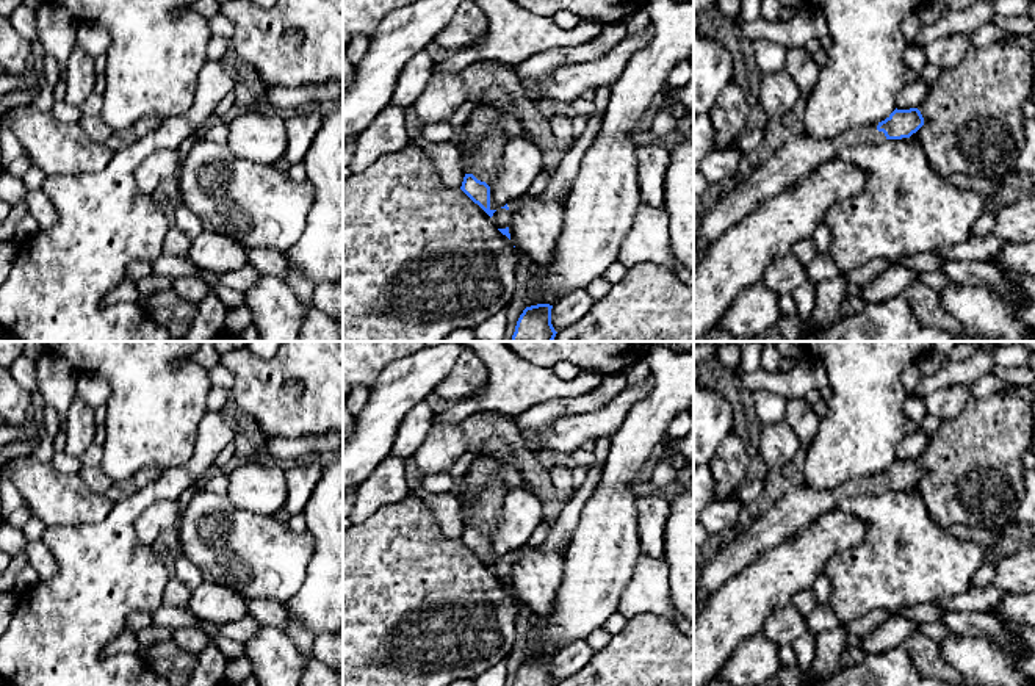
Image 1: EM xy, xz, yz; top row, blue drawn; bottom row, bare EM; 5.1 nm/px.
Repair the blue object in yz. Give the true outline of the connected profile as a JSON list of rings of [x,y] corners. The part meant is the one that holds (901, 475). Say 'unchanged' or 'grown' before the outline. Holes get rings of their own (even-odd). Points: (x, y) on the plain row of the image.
grown | [[[896,459],[885,471],[846,482],[833,490],[802,486],[788,492],[761,517],[733,533],[712,558],[701,559],[701,575],[694,586],[694,600],[705,603],[759,554],[792,539],[820,515],[838,509],[846,496],[910,489],[922,476],[924,468],[918,459]]]

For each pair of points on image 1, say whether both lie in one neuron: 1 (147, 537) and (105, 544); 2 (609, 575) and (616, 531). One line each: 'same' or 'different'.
1: different
2: same

